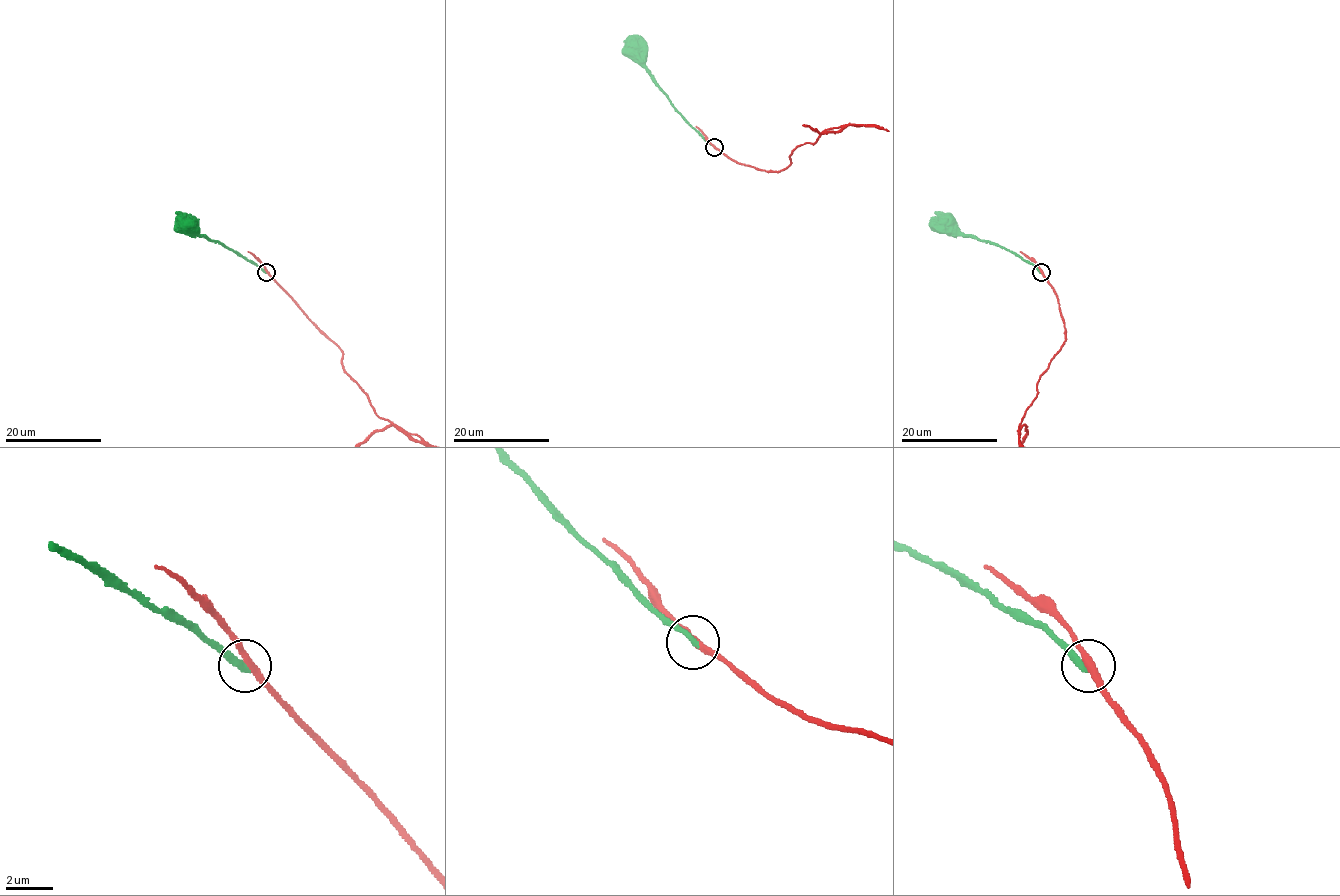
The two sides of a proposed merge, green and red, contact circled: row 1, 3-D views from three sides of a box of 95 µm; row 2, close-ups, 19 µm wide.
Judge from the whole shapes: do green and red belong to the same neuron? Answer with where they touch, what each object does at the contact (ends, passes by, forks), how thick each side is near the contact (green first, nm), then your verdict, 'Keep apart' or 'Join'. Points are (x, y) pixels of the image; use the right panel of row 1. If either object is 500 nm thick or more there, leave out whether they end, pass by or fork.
Place: (1041, 272). At the ring green ends. At the ring red passes by. Thickness 280 nm (green) against 280 nm. Keep apart

